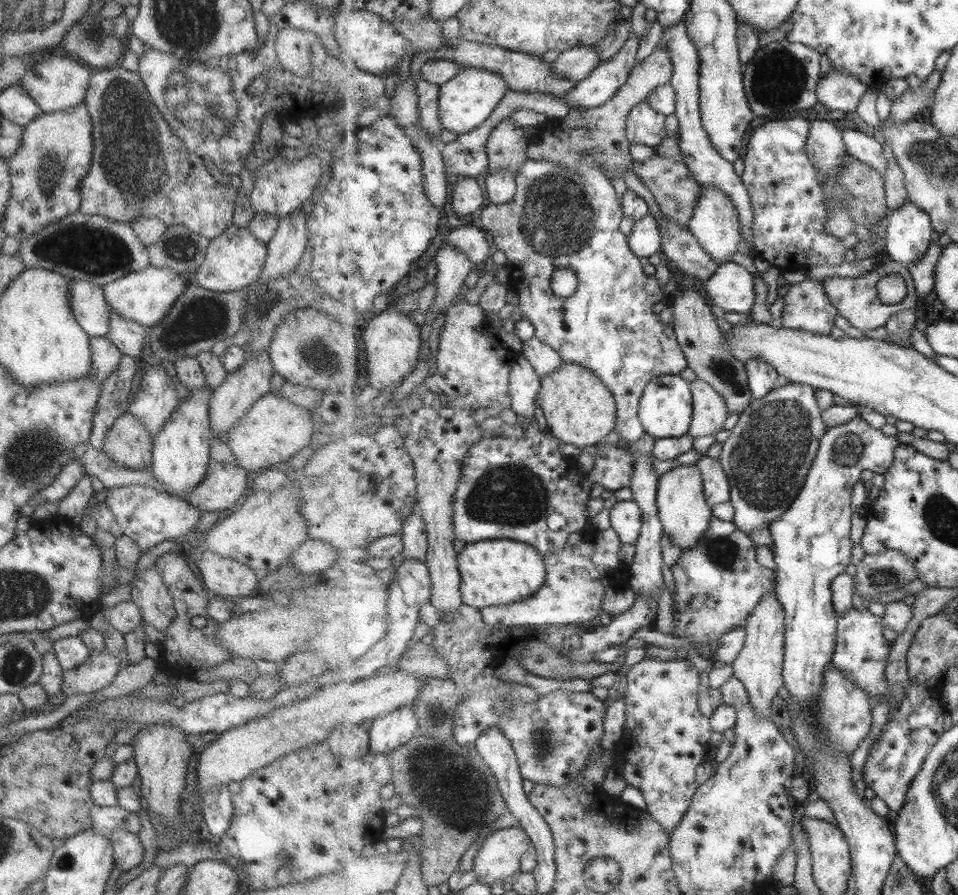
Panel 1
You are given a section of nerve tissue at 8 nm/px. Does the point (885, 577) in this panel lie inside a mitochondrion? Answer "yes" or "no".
yes

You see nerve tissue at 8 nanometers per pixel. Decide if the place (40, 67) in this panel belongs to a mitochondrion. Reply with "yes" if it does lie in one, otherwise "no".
no

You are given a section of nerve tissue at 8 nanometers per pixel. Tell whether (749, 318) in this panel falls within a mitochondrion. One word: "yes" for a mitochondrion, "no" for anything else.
no

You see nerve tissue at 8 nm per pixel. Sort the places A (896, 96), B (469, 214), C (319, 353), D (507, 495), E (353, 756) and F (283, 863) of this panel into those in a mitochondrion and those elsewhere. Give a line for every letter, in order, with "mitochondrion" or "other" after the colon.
A: other
B: other
C: mitochondrion
D: mitochondrion
E: other
F: mitochondrion

